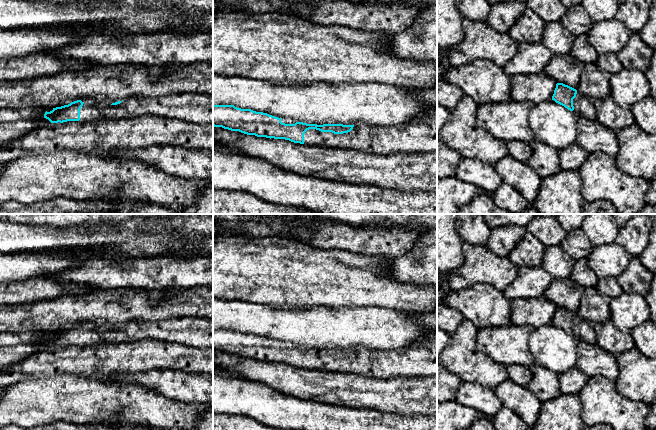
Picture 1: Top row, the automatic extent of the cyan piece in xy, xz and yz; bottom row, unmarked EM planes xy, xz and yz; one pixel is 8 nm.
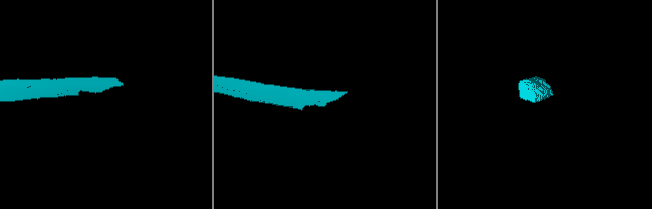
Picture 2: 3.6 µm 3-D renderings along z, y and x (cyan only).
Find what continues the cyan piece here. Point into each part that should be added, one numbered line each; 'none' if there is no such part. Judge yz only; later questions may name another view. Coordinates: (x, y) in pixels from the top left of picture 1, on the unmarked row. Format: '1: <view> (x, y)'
1: yz (583, 331)

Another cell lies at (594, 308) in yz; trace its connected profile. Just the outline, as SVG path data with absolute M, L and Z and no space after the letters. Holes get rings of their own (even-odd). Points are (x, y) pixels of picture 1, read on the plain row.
M595 287L583 288L576 314L588 323L604 323L610 319L609 298L600 295Z

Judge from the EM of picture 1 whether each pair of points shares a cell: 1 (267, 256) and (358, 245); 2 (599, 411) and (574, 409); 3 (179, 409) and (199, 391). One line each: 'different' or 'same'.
1: different
2: different
3: different

